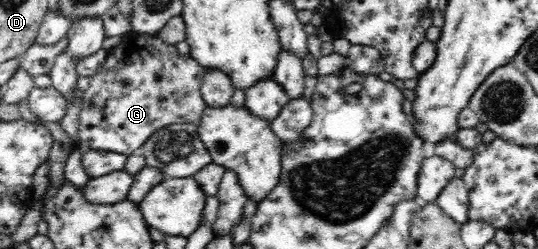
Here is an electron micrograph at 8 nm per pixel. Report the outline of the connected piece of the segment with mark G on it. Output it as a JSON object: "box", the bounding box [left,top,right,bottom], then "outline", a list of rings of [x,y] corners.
{"box":[79,32,206,155],"outline":[[[130,32],[120,45],[111,49],[103,71],[92,76],[89,88],[82,94],[82,108],[79,118],[79,139],[82,149],[89,148],[121,155],[133,155],[147,138],[173,124],[195,124],[203,116],[206,105],[201,97],[200,84],[206,73],[188,54],[178,55],[175,46],[169,46],[156,38],[156,34],[135,34]]]}

